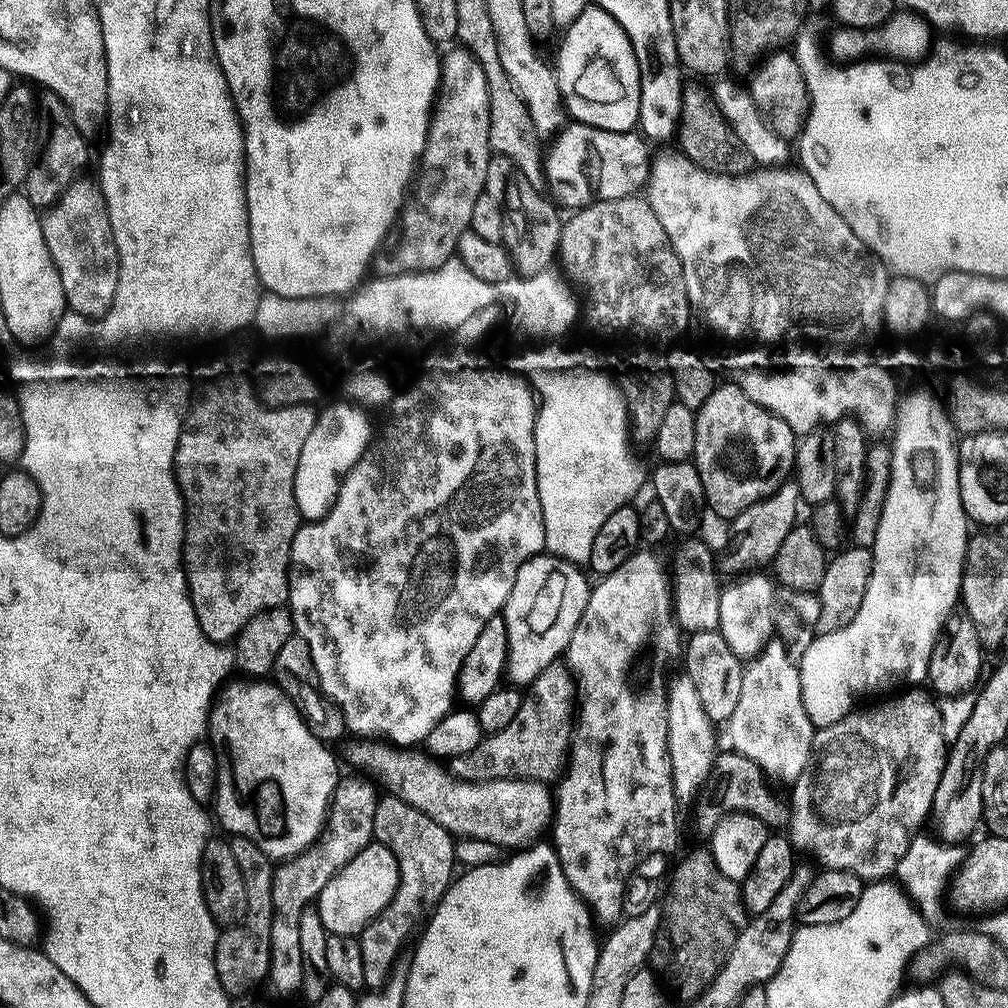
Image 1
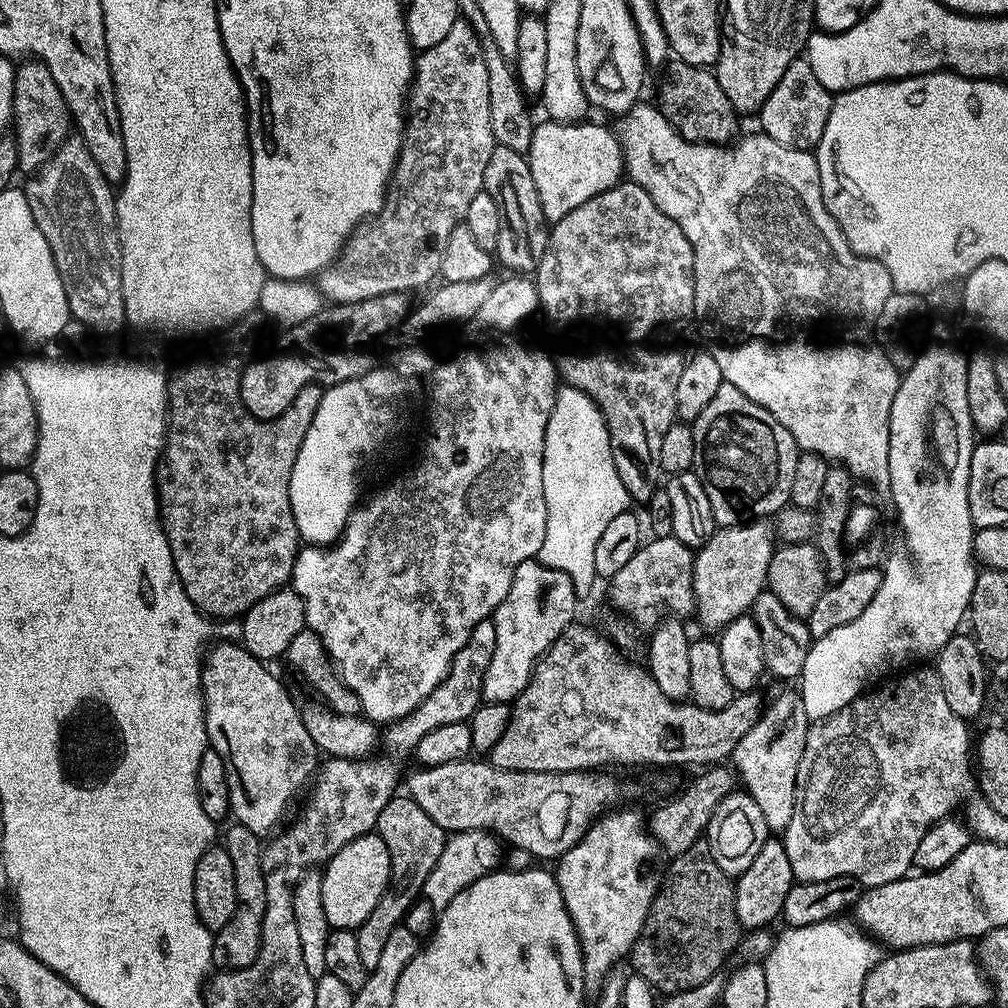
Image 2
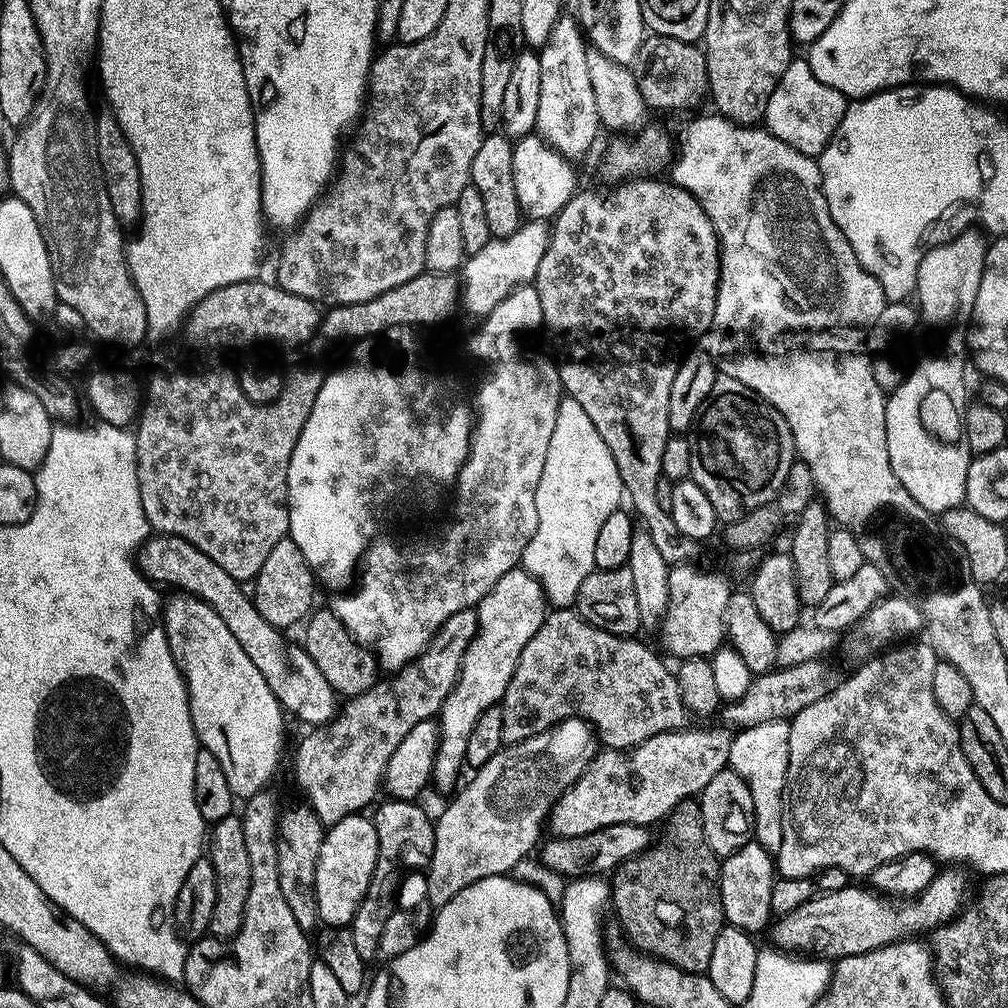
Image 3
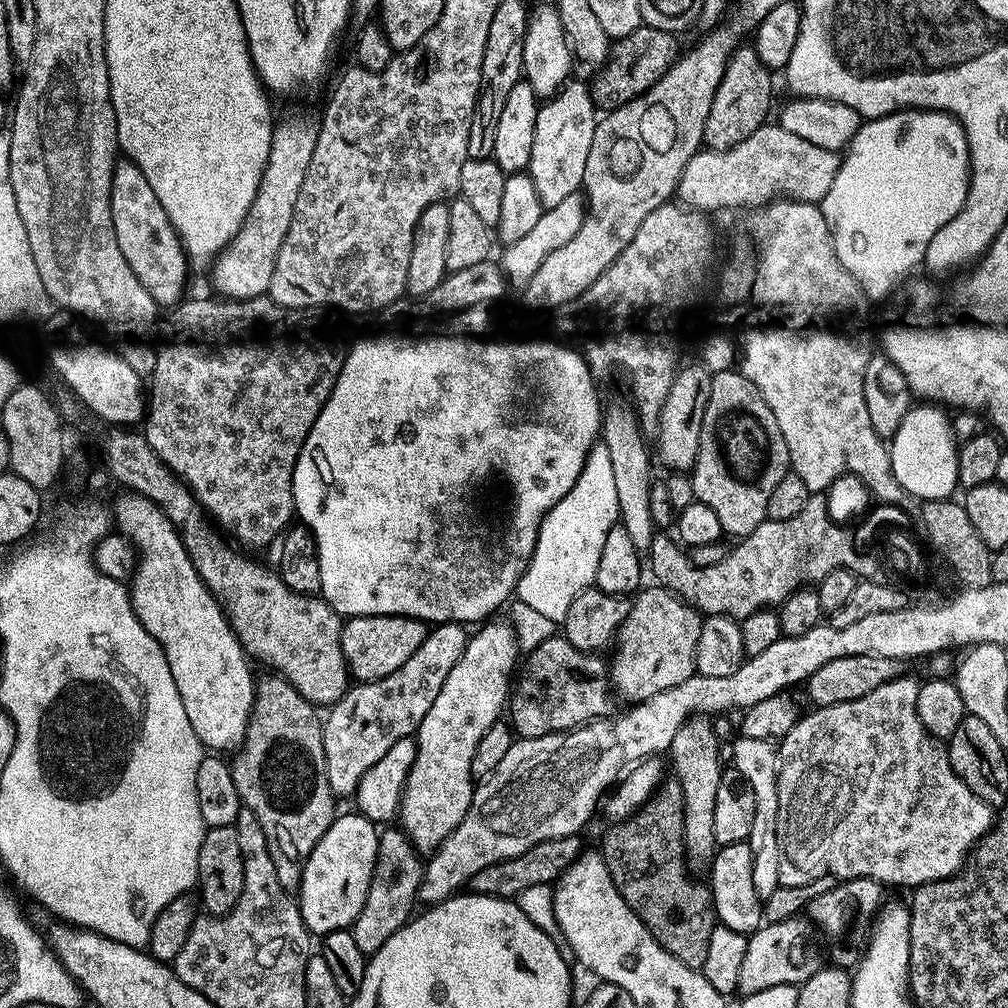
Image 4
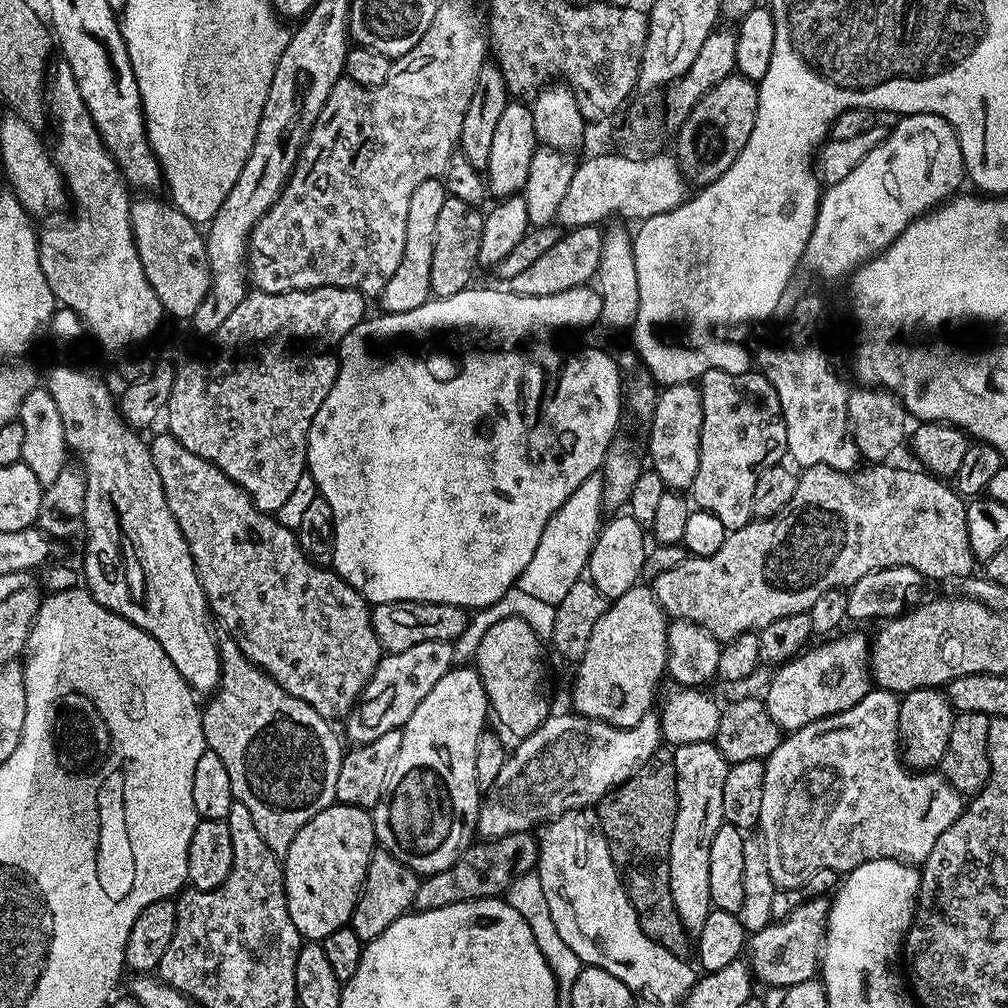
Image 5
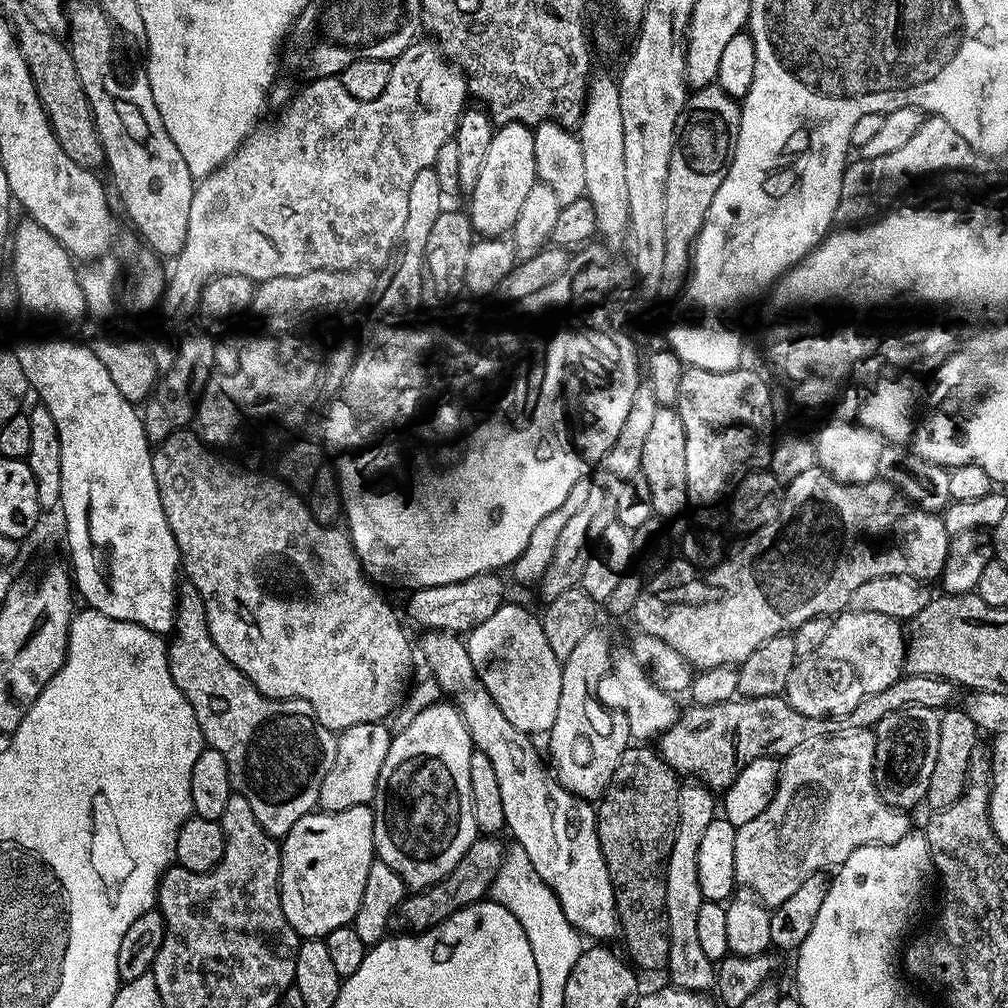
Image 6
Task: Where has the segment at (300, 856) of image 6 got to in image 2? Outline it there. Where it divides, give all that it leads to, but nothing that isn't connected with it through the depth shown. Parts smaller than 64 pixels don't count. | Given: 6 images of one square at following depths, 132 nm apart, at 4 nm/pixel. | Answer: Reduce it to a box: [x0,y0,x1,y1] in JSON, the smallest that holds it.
[322,834,390,929]

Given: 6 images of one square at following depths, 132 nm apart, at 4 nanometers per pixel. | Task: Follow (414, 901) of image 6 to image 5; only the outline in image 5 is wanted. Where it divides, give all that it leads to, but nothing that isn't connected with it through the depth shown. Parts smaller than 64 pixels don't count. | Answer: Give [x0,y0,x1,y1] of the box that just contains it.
[415,832,540,911]

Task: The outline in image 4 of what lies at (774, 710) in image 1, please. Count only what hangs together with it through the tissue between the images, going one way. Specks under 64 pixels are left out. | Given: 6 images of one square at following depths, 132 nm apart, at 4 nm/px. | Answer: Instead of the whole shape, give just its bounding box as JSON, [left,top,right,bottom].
[731,735,781,901]

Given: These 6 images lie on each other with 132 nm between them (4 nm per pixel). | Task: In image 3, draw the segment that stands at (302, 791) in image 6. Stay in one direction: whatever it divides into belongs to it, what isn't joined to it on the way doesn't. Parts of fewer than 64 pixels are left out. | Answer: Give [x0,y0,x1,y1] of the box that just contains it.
[276,802,325,930]

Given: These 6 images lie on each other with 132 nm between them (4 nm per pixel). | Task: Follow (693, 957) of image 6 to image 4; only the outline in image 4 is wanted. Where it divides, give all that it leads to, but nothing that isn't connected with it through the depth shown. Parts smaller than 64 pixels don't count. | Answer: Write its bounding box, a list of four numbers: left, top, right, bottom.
[670,714,722,870]

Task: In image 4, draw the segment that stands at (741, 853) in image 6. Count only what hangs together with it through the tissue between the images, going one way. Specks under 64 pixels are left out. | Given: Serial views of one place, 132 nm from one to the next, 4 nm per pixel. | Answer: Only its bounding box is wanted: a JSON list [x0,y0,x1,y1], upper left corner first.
[776,674,994,890]

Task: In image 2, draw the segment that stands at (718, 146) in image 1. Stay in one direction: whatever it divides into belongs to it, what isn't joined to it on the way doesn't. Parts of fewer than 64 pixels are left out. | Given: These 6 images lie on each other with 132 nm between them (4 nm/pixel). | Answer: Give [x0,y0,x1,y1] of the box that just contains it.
[658,59,738,145]

